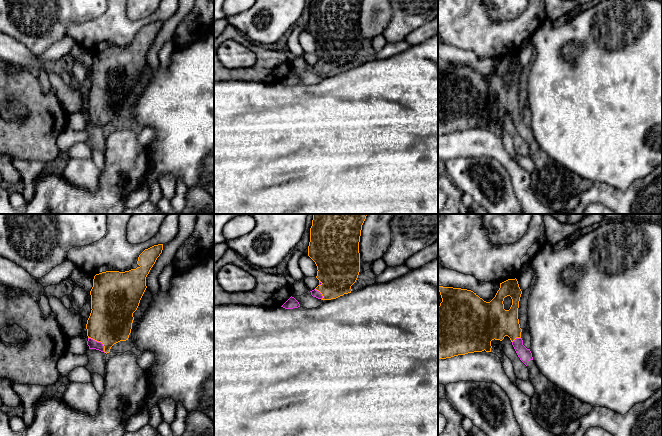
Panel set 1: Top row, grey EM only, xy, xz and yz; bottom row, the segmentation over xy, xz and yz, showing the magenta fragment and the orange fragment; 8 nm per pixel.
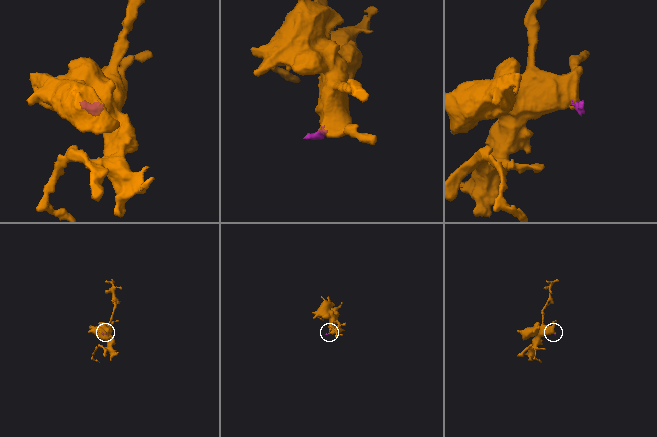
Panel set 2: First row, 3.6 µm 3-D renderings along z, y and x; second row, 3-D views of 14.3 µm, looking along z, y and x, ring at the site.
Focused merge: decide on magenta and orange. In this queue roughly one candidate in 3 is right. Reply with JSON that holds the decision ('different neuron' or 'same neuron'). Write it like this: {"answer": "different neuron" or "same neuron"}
{"answer": "same neuron"}

